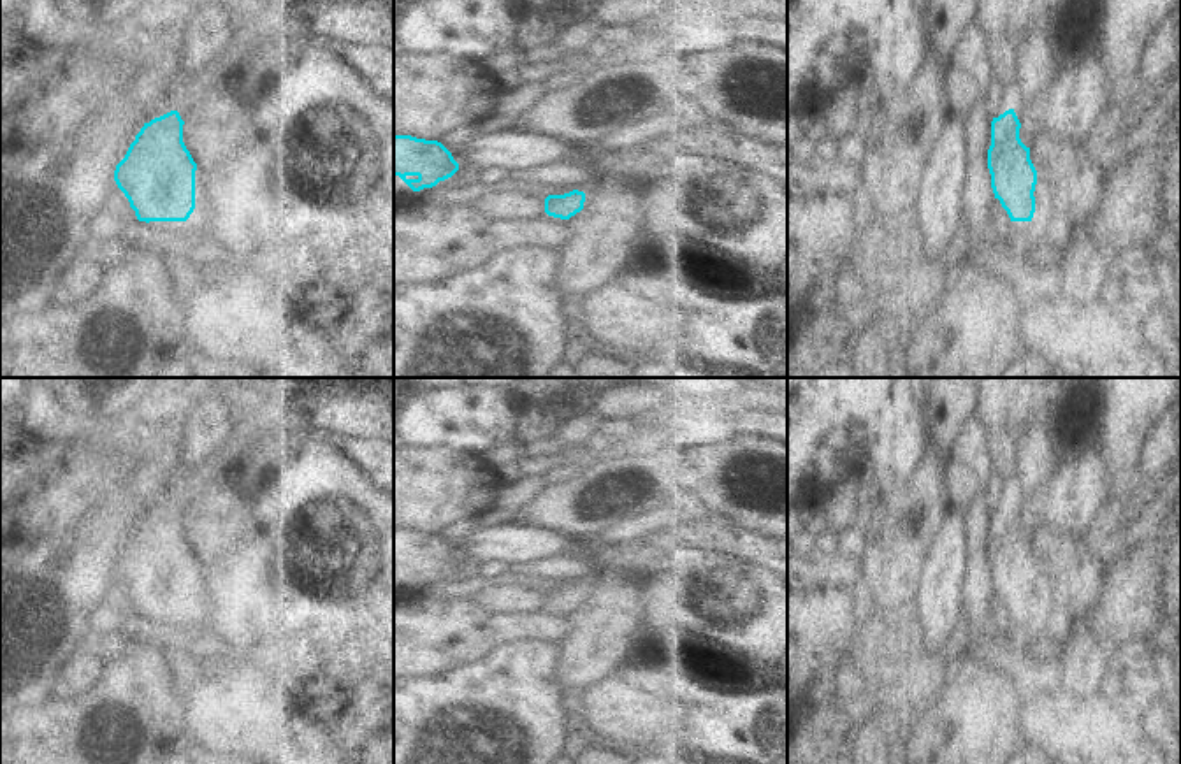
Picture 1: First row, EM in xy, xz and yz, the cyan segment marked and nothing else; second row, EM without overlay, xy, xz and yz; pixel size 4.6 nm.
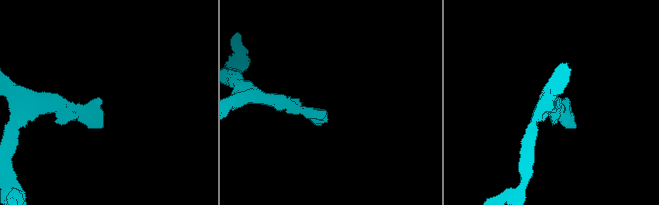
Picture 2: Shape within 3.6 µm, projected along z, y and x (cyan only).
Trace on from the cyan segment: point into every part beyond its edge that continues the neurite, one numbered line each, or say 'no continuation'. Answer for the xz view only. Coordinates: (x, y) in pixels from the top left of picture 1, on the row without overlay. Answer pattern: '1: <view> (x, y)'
no continuation

